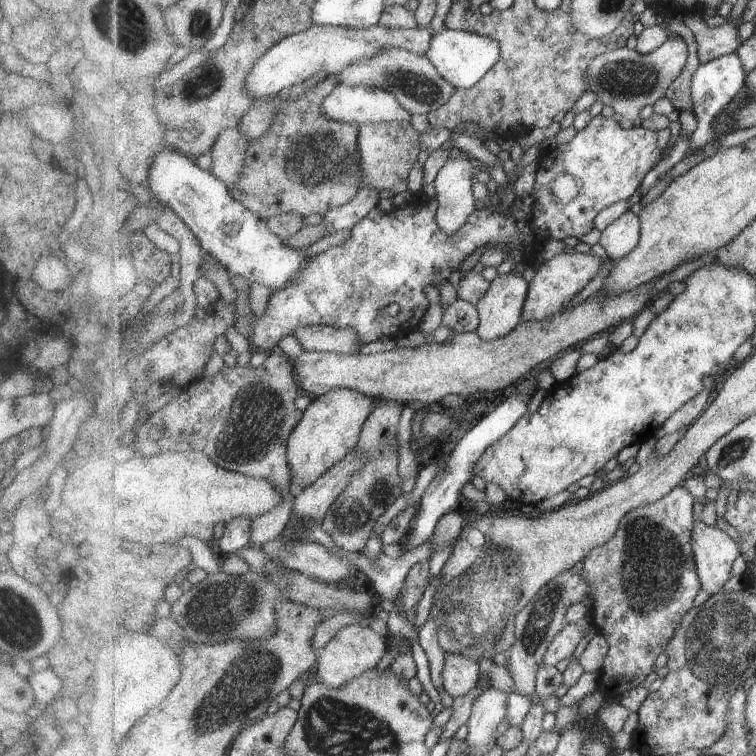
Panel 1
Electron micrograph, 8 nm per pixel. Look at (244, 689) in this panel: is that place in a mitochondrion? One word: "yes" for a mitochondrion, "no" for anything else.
yes

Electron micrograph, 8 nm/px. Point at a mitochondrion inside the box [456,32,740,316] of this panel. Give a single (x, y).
(625, 79)

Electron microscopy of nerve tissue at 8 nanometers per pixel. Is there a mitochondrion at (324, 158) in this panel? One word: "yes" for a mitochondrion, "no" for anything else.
yes

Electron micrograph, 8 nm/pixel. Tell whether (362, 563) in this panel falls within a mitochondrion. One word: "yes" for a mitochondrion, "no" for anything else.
no

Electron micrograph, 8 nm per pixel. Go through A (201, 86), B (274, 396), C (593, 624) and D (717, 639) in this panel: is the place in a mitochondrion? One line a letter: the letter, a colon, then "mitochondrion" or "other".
A: mitochondrion
B: mitochondrion
C: other
D: mitochondrion

